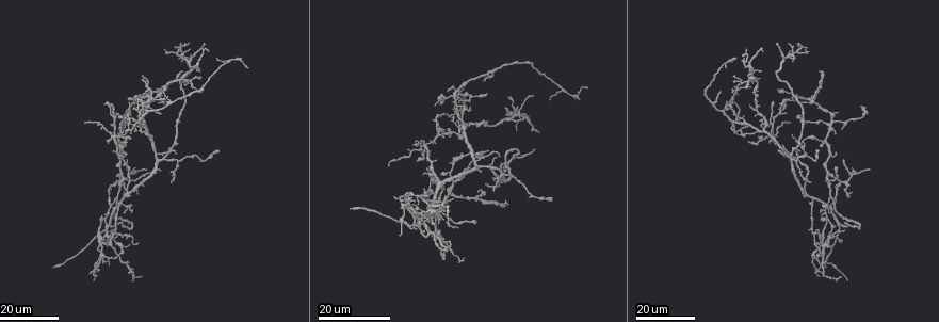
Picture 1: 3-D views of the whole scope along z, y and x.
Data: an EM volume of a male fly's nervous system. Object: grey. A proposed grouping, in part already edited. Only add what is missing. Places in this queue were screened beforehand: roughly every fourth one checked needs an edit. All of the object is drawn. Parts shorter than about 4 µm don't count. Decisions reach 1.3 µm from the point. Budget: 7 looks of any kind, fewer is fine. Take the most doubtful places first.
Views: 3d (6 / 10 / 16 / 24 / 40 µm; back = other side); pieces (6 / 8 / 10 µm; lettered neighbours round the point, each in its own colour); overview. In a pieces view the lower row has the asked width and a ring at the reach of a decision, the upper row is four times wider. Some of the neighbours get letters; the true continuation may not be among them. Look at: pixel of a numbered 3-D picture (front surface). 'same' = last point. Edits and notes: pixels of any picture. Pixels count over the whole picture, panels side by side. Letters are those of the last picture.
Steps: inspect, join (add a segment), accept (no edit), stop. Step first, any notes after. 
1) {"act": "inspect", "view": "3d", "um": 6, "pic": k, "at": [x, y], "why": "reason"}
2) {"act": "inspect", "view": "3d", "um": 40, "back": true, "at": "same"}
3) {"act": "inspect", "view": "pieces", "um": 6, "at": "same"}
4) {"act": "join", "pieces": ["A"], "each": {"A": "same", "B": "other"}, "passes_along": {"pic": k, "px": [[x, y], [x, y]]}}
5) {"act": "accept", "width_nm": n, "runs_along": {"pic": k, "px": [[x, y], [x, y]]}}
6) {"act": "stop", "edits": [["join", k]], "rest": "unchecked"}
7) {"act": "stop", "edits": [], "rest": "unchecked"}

{"act": "inspect", "view": "3d", "um": 16, "pic": 1, "at": [822, 71], "why": "long arm stops here"}

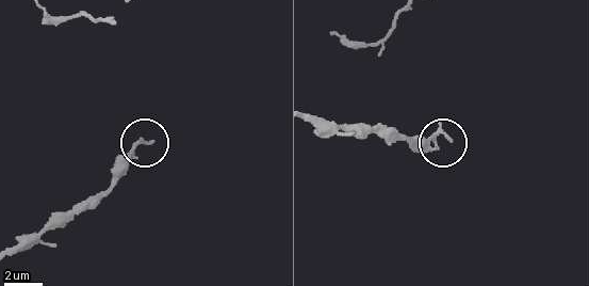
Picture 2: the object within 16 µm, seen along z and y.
{"act": "inspect", "view": "pieces", "um": 6, "pic": 2, "at": [451, 141]}

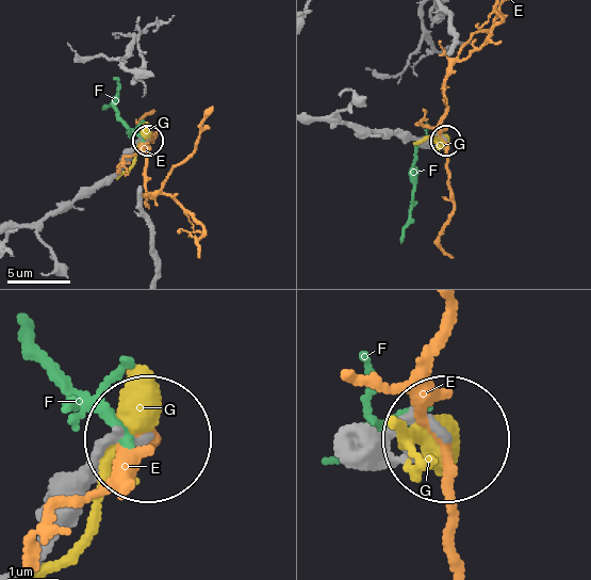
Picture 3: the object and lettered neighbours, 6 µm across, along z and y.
{"act": "accept", "each": {"E": "other", "F": "other", "G": "other"}, "runs_along": {"pic": 3, "px": [[314, 116], [443, 141]]}, "found": "no lettered segment goes on from it"}

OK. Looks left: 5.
{"act": "inspect", "view": "3d", "um": 24, "pic": 1, "at": [179, 44], "why": "thin end"}

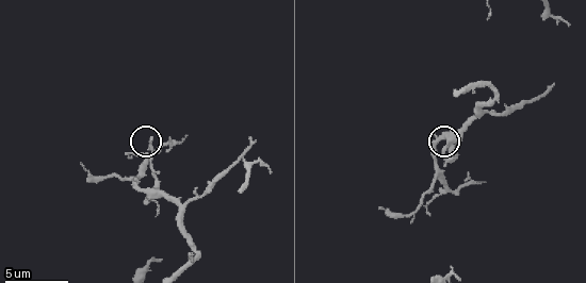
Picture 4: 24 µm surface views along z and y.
{"act": "inspect", "view": "pieces", "um": 6, "pic": 4, "at": [150, 139]}

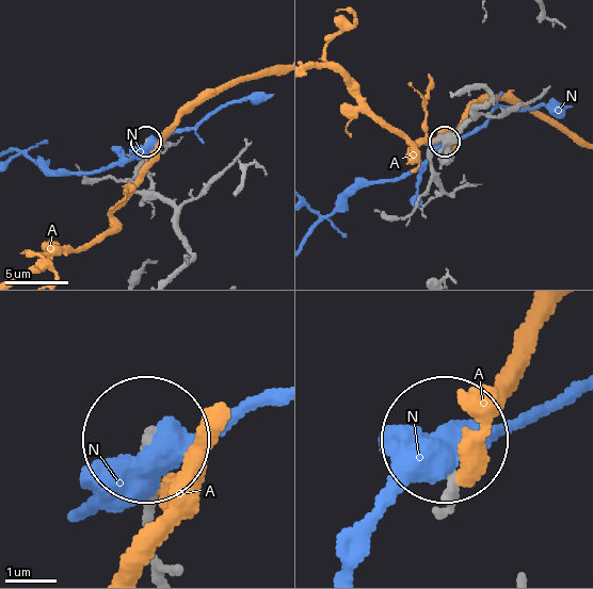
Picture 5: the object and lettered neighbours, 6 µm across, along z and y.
{"act": "accept", "each": {"A": "other", "N": "other"}, "runs_along": {"pic": 5, "px": [[160, 566], [143, 514], [156, 476], [143, 442]]}, "found": "no lettered segment goes on from it"}

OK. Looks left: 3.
{"act": "inspect", "view": "3d", "um": 24, "pic": 1, "at": [52, 265], "why": "free end"}

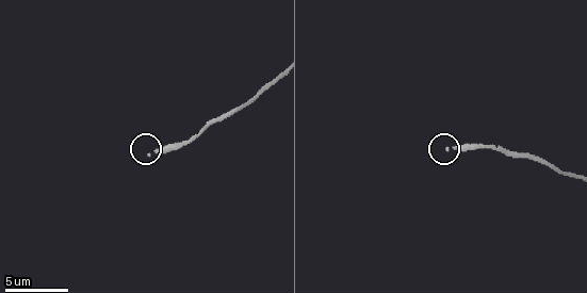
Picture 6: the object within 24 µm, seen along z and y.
{"act": "inspect", "view": "pieces", "um": 10, "pic": 6, "at": [149, 154], "why": "what lies round it"}

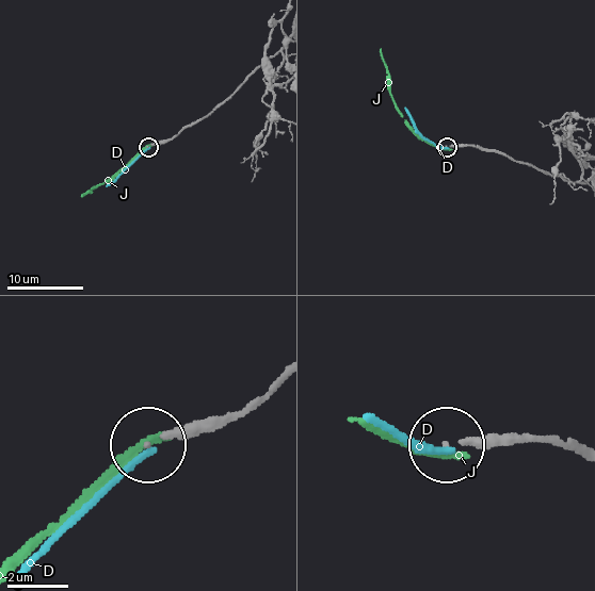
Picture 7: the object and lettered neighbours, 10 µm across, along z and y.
{"act": "accept", "each": {"D": "other", "J": "other"}, "runs_along": {"pic": 7, "px": [[560, 178], [497, 151], [447, 146]]}, "found": "none of them fits"}

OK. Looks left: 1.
{"act": "stop", "edits": [], "rest": "unchecked"}

